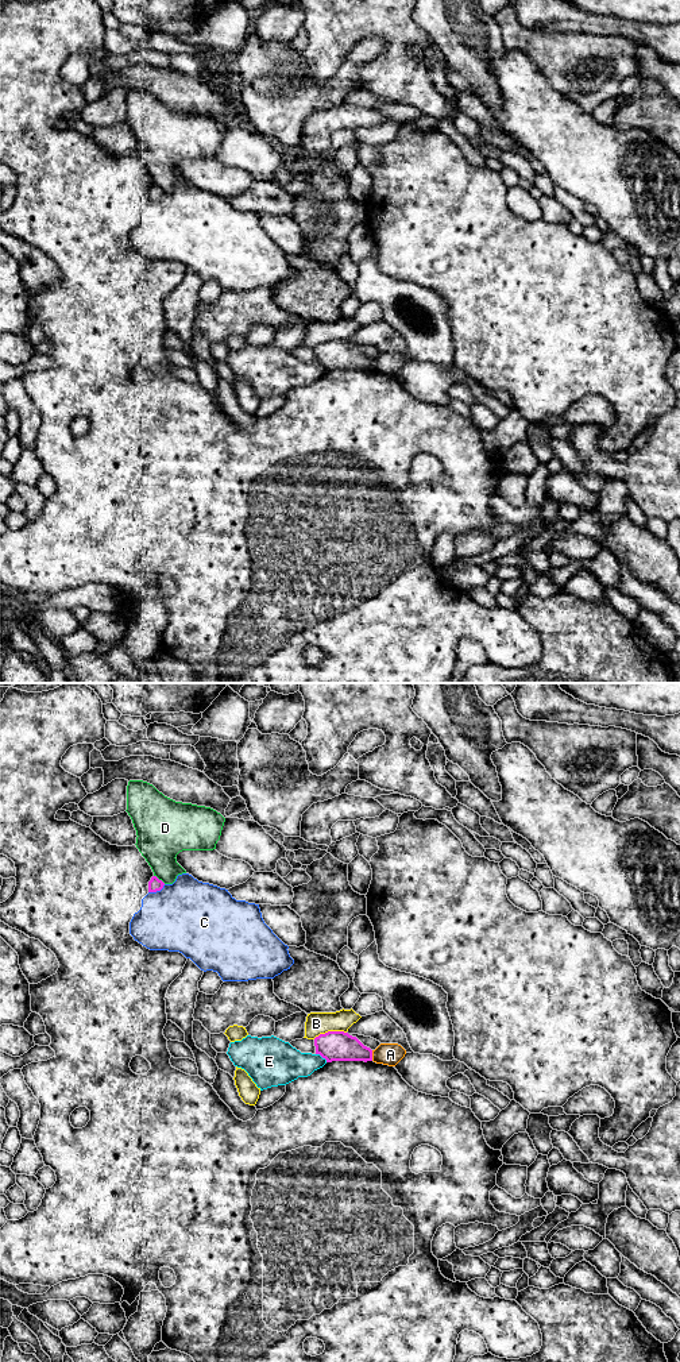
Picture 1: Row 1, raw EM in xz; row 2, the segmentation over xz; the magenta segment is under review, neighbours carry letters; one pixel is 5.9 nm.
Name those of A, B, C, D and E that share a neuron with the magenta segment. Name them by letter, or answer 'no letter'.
no letter

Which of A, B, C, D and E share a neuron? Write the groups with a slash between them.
A / B / C / D / E

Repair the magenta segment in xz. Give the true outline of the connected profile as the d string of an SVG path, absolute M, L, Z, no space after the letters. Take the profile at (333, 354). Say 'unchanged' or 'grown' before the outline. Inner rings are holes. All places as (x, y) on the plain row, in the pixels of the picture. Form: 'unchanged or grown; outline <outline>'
unchanged; outline M328 340L314 347L316 363L327 371L332 370L372 370L372 359L356 346L344 340Z

